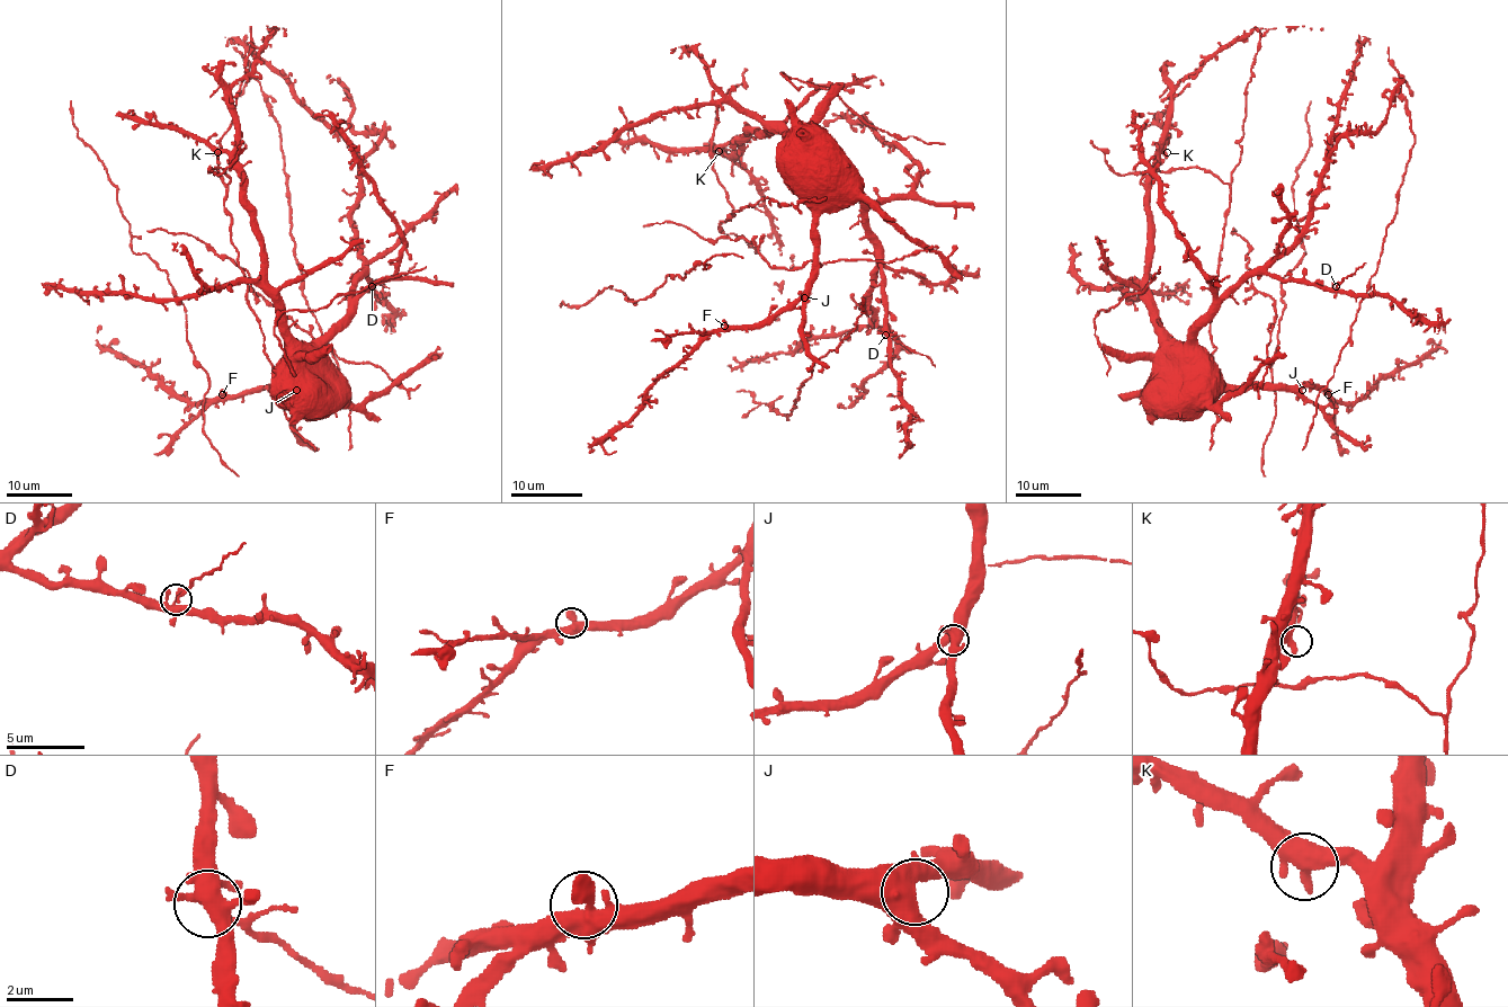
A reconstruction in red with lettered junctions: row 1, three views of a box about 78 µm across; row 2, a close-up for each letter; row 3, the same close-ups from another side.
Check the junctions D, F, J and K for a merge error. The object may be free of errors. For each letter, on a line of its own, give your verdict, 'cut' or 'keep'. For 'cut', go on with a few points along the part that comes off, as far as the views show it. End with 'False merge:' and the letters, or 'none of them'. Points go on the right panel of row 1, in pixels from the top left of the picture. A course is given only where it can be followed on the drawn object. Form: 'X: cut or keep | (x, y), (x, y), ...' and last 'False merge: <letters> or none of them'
D: cut | (1337, 286), (1366, 263)
F: keep
J: keep
K: keep
False merge: D

